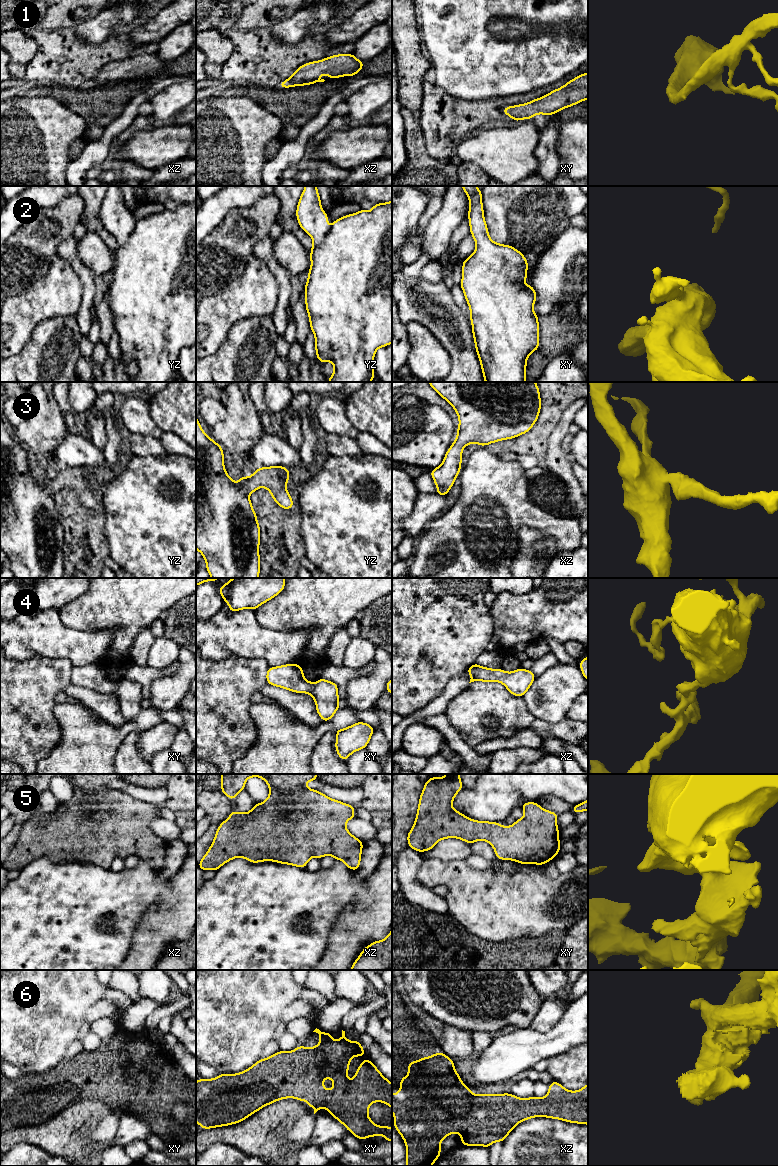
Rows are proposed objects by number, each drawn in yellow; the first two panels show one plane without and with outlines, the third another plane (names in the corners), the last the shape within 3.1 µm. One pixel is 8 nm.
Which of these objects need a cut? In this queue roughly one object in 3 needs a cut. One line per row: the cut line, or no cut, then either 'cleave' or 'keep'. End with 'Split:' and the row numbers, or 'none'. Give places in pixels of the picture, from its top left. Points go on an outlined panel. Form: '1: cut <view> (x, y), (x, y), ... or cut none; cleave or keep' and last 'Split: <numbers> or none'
1: cut none; keep
2: cut none; keep
3: cut none; keep
4: cut none; keep
5: cut none; keep
6: cut none; keep
Split: none

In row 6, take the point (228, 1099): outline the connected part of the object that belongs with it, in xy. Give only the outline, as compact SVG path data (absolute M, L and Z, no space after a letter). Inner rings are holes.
M317 1028L313 1032L320 1035L320 1043L313 1048L299 1045L295 1050L278 1051L268 1058L260 1059L243 1072L220 1073L214 1079L200 1078L196 1082L196 1122L200 1127L206 1130L238 1124L266 1105L294 1097L306 1101L314 1109L314 1114L325 1107L359 1140L383 1134L385 1141L392 1141L392 1128L377 1126L368 1116L368 1109L373 1102L383 1102L392 1109L392 1083L369 1059L361 1062L355 1077L350 1081L347 1078L350 1059L366 1053L360 1040L348 1041L343 1030L338 1042L333 1040L331 1033L321 1032ZM325 1078L333 1080L331 1090L324 1088Z

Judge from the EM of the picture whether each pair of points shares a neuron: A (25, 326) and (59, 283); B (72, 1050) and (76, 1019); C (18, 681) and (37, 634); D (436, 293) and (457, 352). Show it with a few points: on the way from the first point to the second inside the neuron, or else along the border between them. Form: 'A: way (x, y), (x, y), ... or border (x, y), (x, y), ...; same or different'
A: way (27, 315), (48, 294); same
B: border (77, 1038), (68, 1046), (64, 1058); different
C: border (50, 657), (32, 656), (23, 660), (10, 659); different
D: way (436, 308), (456, 337); same

